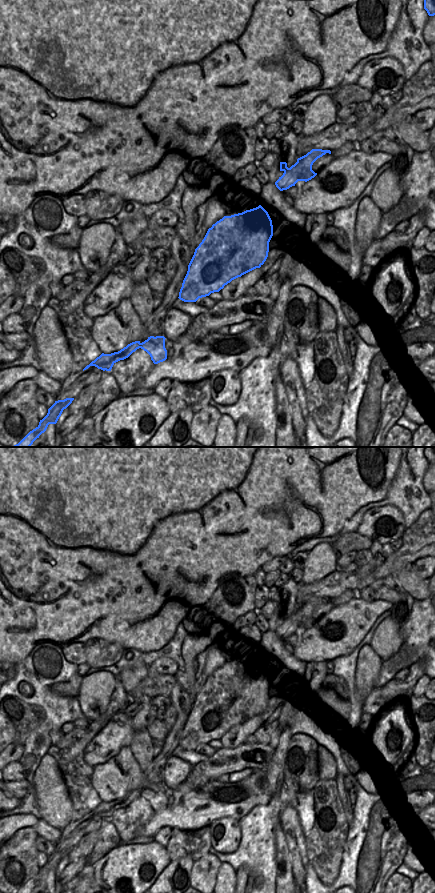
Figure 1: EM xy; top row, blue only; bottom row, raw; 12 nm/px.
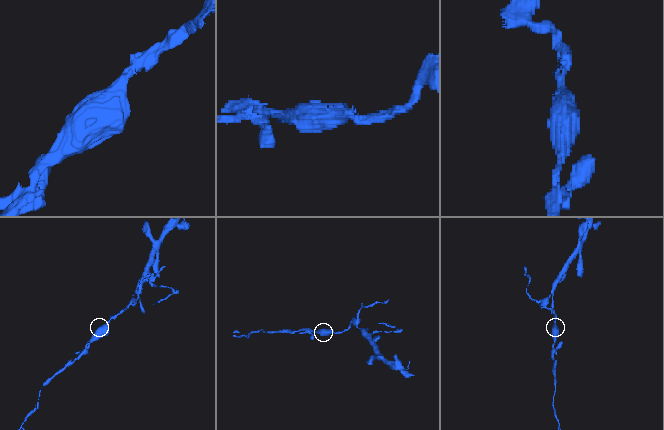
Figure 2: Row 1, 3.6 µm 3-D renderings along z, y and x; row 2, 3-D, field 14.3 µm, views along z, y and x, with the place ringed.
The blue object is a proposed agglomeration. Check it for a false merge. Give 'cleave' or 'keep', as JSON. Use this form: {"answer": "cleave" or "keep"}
{"answer": "cleave"}

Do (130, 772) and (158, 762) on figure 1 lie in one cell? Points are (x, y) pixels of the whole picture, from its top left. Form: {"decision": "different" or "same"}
{"decision": "different"}

